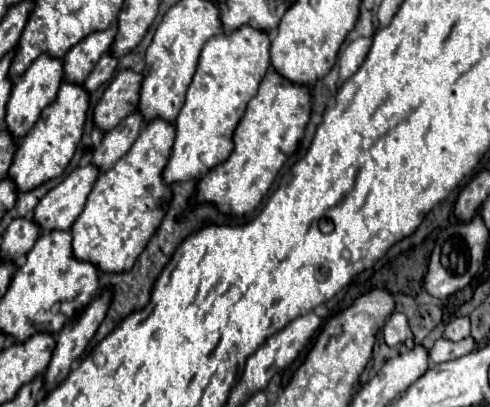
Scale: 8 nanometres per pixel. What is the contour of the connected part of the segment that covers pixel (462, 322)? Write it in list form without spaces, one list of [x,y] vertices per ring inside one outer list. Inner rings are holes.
[[[469,316],[455,318],[455,320],[451,320],[451,322],[445,326],[445,338],[453,340],[453,342],[463,340],[465,336],[469,336],[469,332],[471,332],[471,322],[469,322]]]

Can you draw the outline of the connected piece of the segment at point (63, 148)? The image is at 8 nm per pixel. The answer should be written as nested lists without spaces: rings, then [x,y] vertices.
[[[63,82],[57,92],[57,98],[41,112],[35,126],[19,142],[13,164],[7,172],[9,180],[13,180],[13,184],[17,184],[17,192],[29,192],[29,190],[41,186],[43,182],[57,178],[65,172],[65,168],[67,168],[69,160],[73,158],[73,152],[81,140],[87,108],[89,108],[87,90],[83,86]]]

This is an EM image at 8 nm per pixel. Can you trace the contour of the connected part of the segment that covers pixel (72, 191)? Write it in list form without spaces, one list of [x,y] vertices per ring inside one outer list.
[[[89,164],[85,168],[73,170],[59,186],[49,190],[33,212],[33,222],[41,228],[41,232],[69,230],[77,216],[83,212],[85,200],[97,176],[99,170]]]

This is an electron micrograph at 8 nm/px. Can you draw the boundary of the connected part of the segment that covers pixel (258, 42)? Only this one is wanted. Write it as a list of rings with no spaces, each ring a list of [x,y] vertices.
[[[241,26],[239,30],[235,30],[229,36],[217,34],[211,40],[205,42],[201,56],[199,56],[197,70],[193,74],[189,88],[187,88],[185,104],[183,104],[179,116],[177,116],[177,122],[175,122],[175,144],[173,144],[169,162],[163,170],[165,184],[197,180],[197,178],[205,176],[211,168],[215,168],[217,164],[221,164],[229,158],[229,154],[233,152],[233,140],[231,140],[233,130],[239,124],[241,116],[245,114],[247,102],[257,94],[259,82],[269,68],[269,46],[271,46],[269,34],[255,30],[251,26]]]

